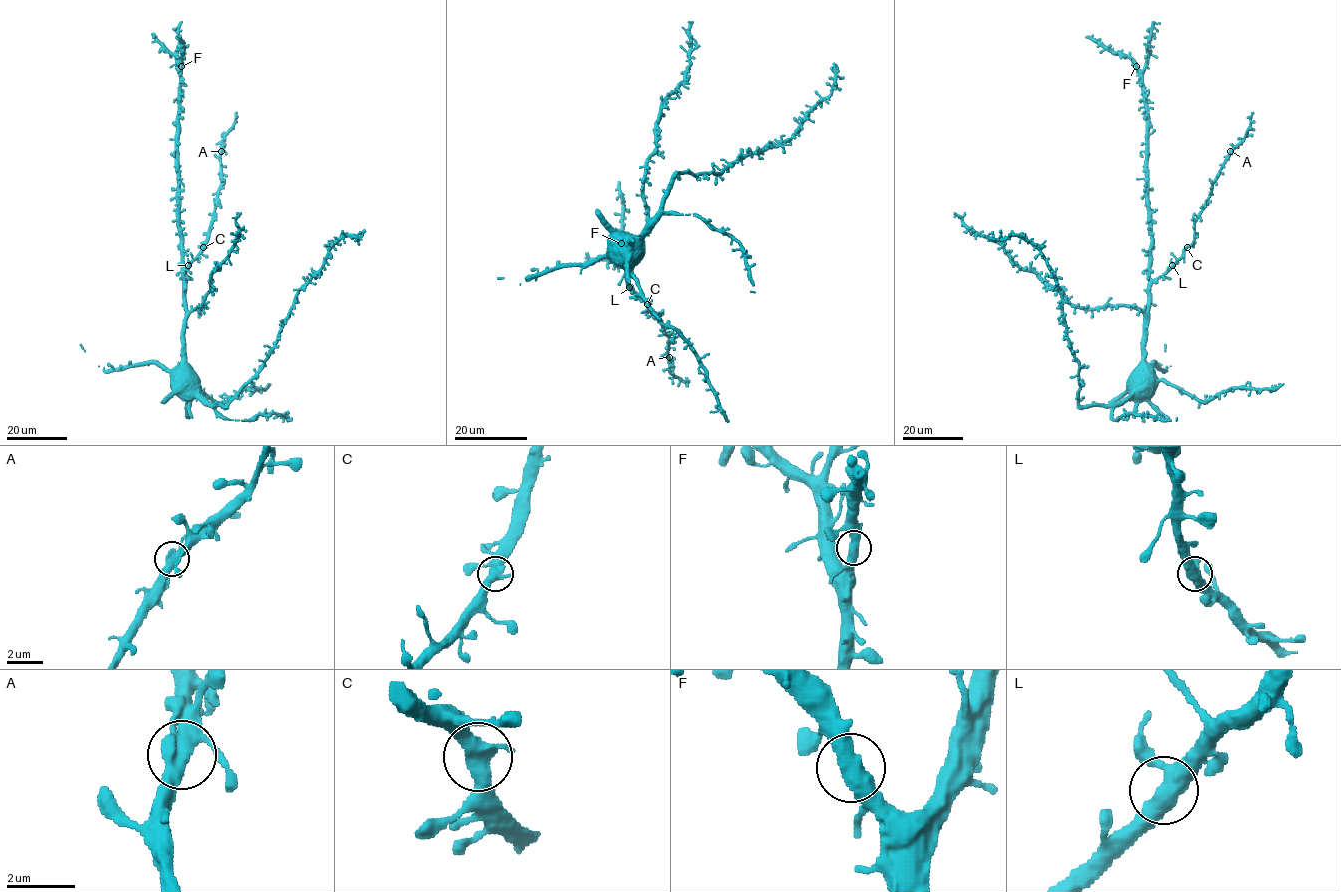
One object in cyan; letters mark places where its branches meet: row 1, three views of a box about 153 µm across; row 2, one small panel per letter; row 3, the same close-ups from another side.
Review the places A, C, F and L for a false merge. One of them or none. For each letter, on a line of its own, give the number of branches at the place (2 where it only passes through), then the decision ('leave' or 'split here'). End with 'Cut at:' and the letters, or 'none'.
A: 3 branches meet; leave
C: 2 branches meet; leave
F: 2 branches meet; leave
L: 3 branches meet; leave
Cut at: none

